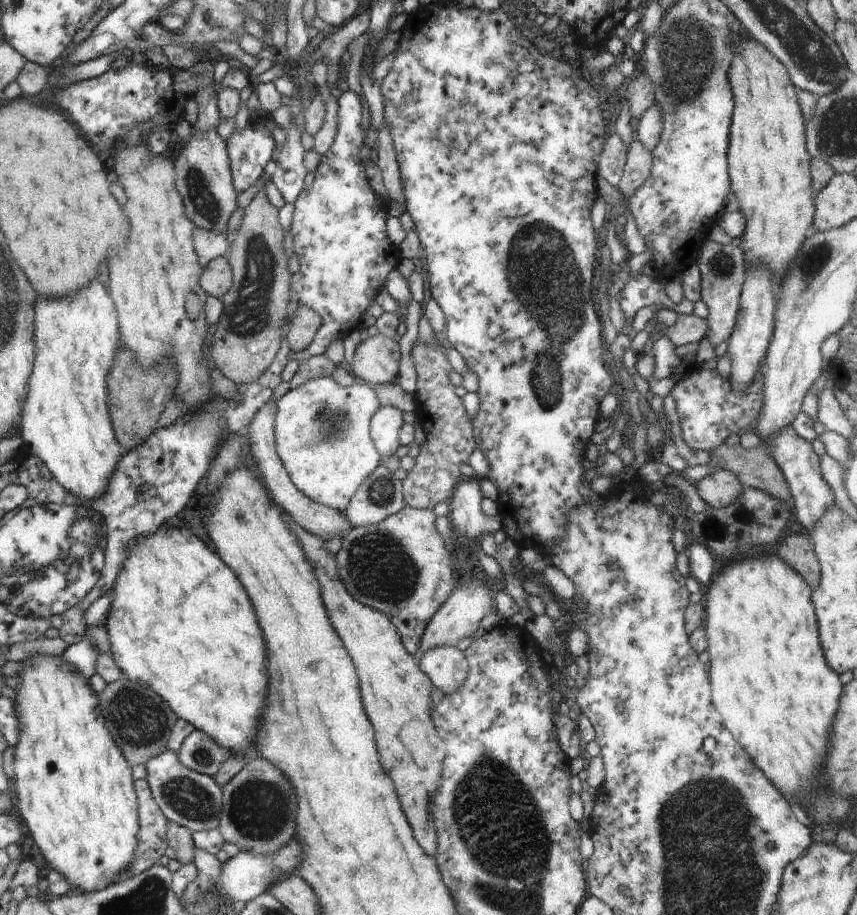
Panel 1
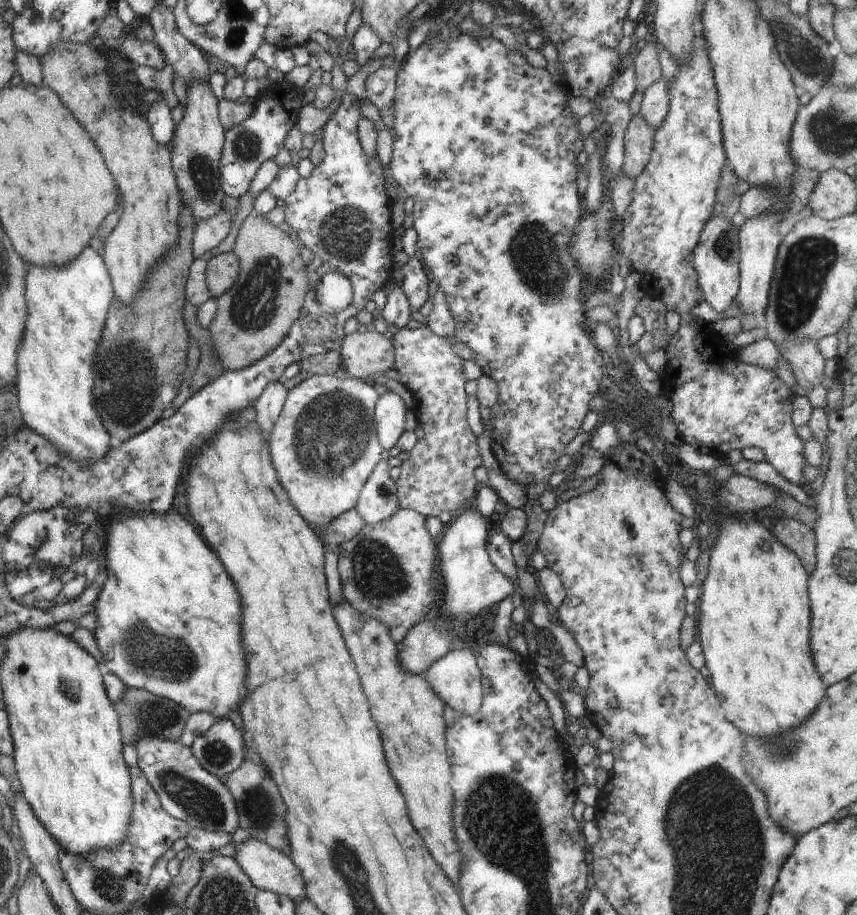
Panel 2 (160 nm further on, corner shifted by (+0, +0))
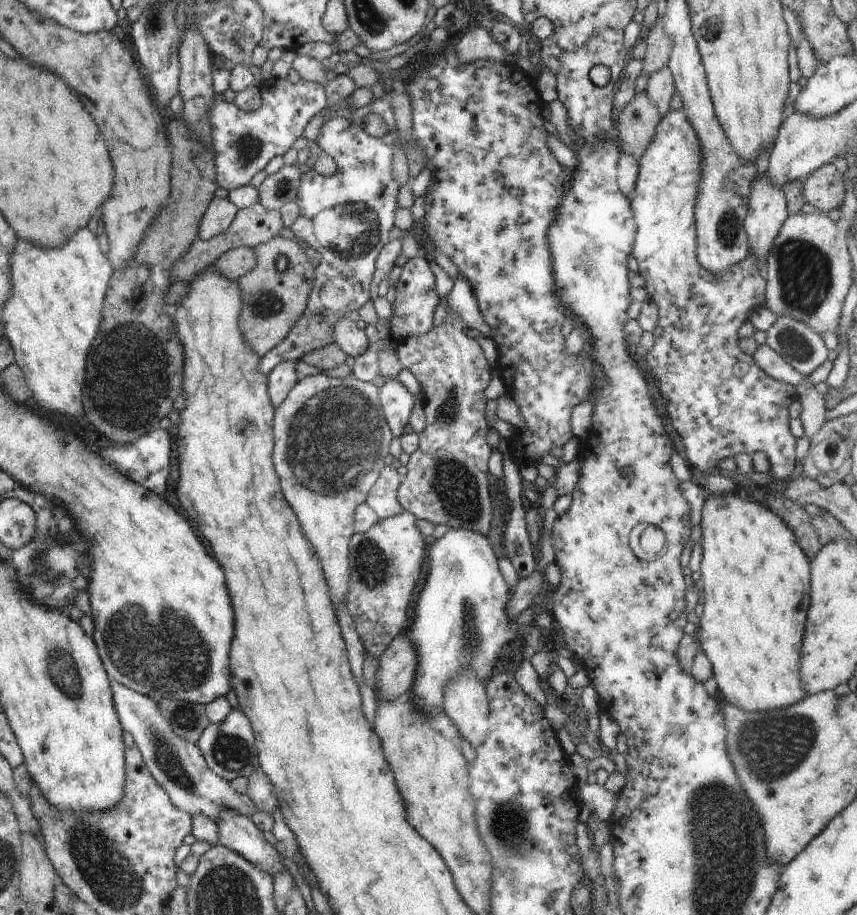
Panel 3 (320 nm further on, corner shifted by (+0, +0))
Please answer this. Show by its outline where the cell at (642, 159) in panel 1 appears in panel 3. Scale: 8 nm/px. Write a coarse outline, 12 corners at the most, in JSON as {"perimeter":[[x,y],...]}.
{"perimeter":[[645,95],[615,114],[622,152],[639,160],[661,114]]}

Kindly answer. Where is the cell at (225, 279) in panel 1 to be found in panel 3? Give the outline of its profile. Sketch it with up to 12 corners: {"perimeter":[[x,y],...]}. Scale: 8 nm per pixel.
{"perimeter":[[238,247],[221,254],[214,269],[237,281],[252,272],[254,248]]}

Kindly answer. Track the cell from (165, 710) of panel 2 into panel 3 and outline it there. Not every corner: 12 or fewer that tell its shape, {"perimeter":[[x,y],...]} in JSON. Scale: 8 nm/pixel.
{"perimeter":[[165,698],[157,707],[195,745],[212,723],[200,703]]}

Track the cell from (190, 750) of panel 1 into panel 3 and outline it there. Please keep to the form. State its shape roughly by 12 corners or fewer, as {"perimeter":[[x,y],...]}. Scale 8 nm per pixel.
{"perimeter":[[238,708],[196,746],[227,781],[260,768],[251,722]]}

